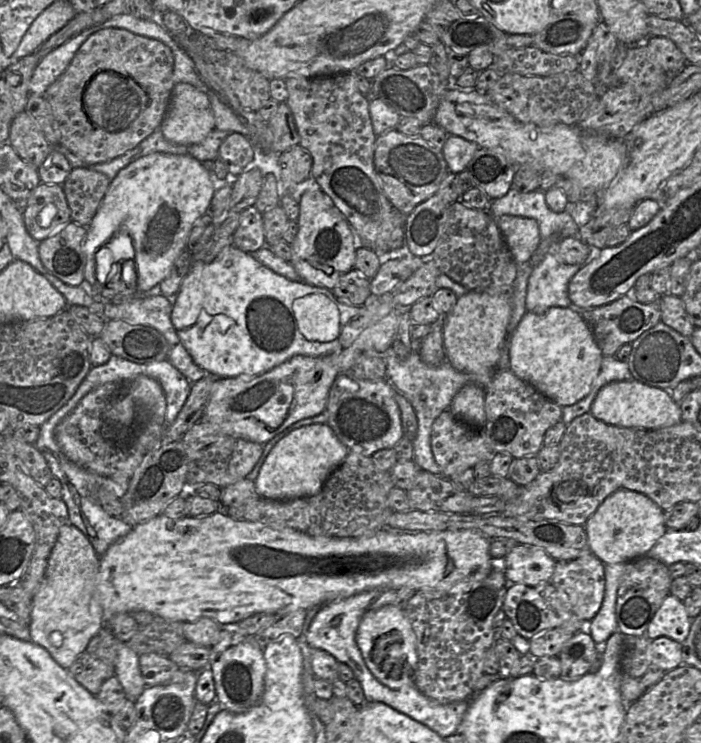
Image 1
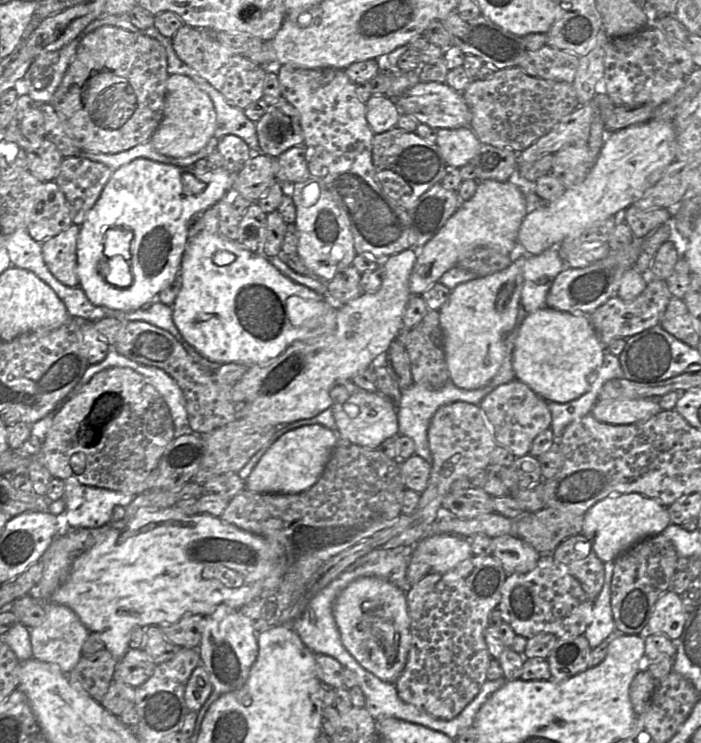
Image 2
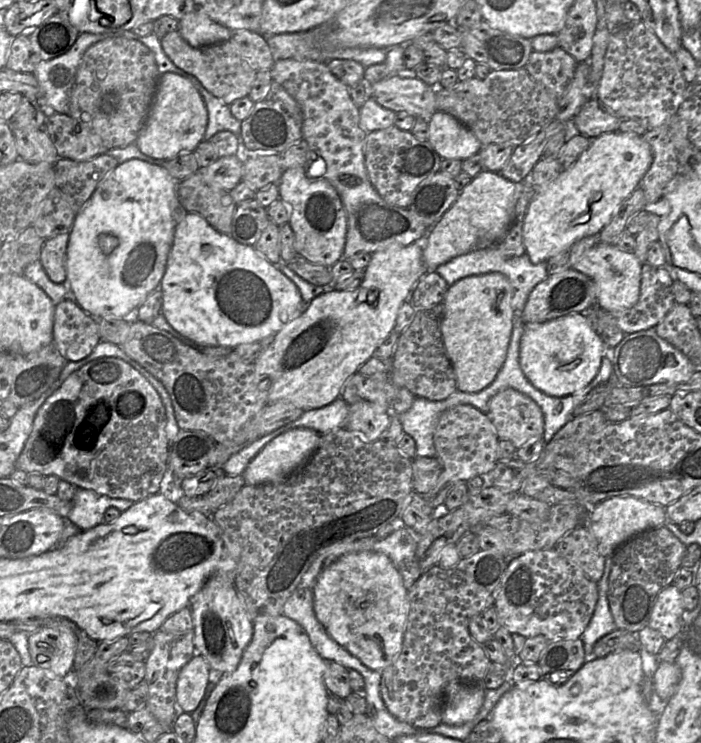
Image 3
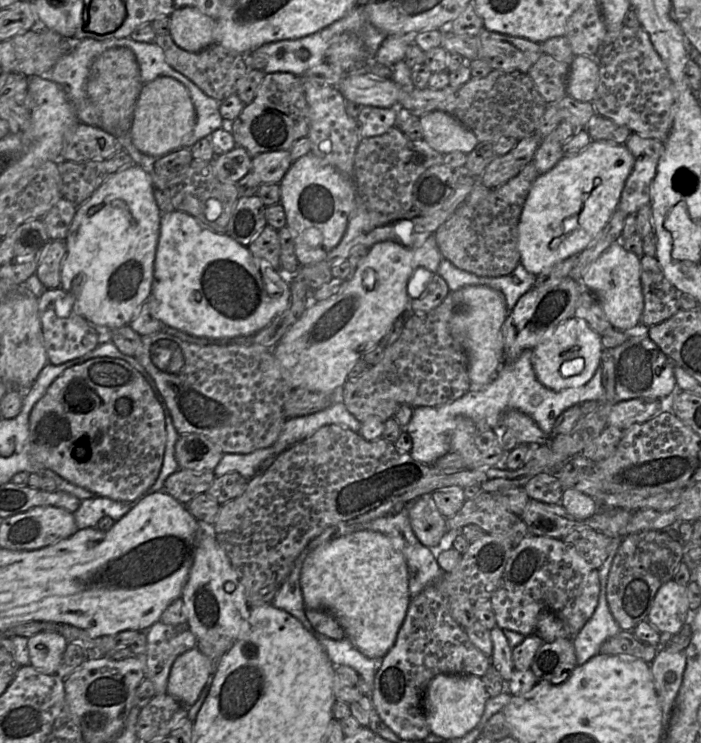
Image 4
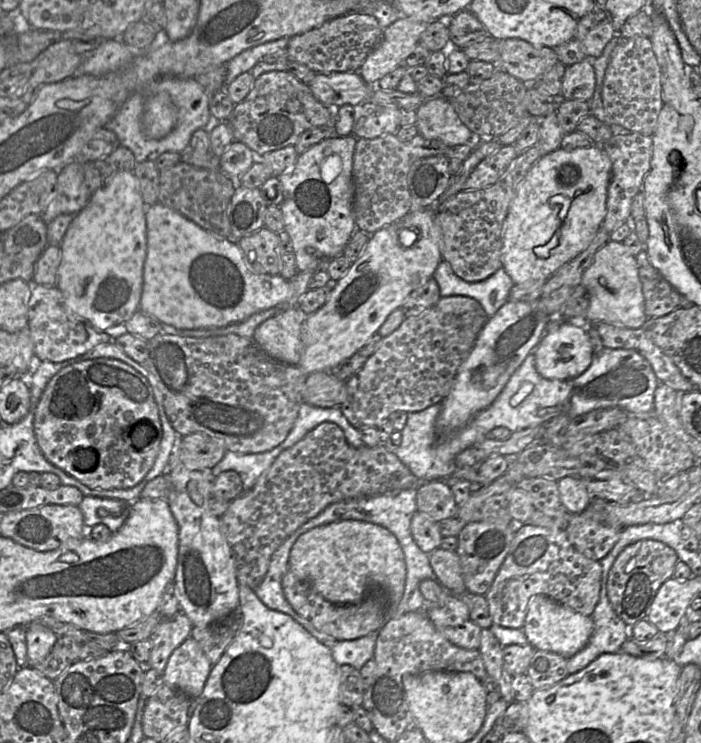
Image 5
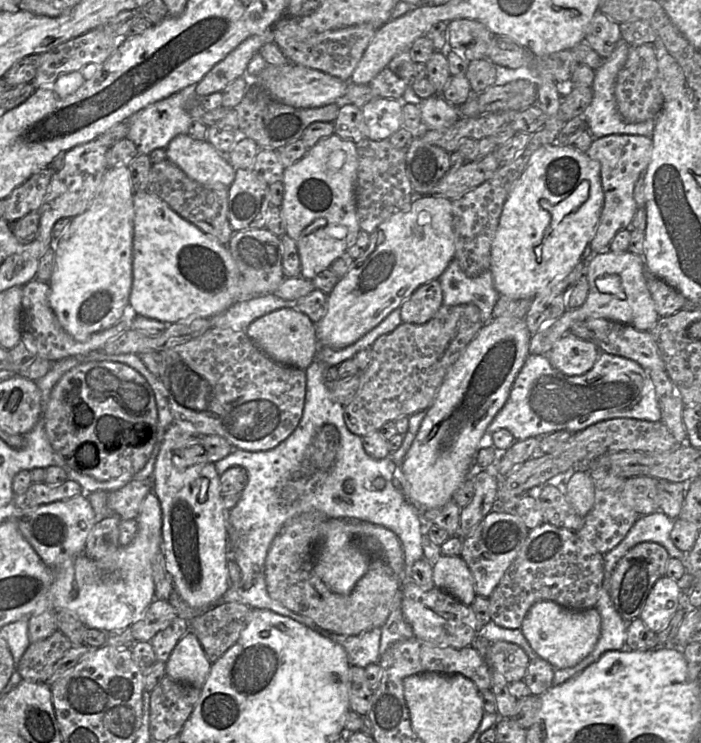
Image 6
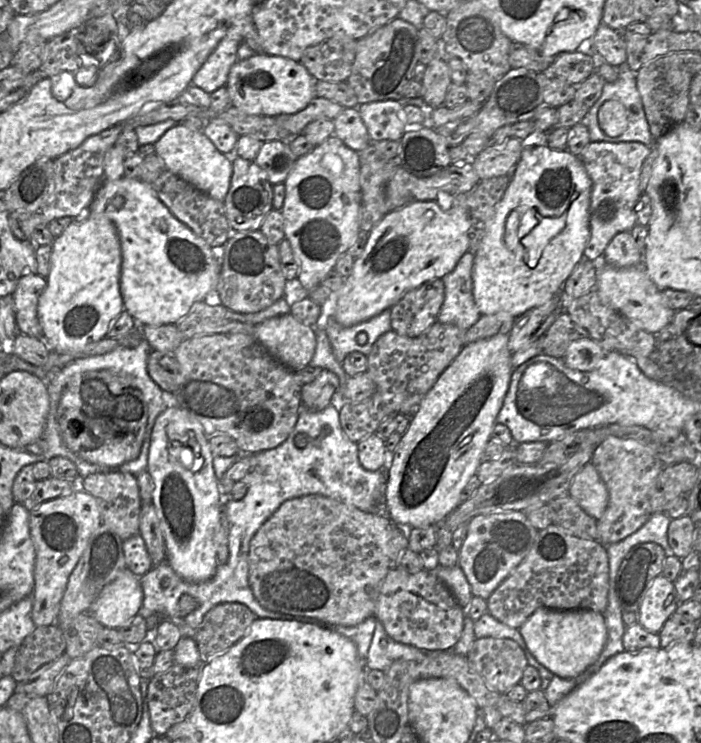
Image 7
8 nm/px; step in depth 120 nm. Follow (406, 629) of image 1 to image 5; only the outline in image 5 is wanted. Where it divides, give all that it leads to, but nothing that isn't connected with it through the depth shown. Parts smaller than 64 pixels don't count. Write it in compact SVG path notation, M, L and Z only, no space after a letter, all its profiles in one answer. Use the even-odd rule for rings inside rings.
M343 520L318 526L301 535L291 549L289 570L334 604L360 603L372 587L381 588L388 601L387 621L394 616L403 597L407 577L404 552L395 535L381 525L359 520Z

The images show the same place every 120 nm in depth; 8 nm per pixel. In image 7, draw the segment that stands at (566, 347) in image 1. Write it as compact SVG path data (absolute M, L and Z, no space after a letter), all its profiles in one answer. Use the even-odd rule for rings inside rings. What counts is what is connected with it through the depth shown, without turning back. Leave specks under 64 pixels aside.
M591 338L571 342L567 347L563 362L571 369L591 371L597 367L606 351Z

